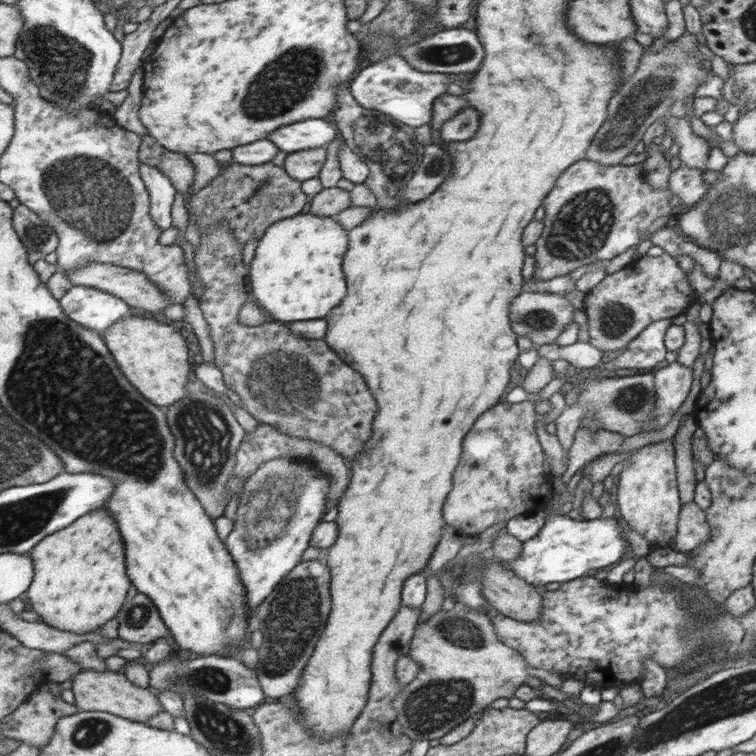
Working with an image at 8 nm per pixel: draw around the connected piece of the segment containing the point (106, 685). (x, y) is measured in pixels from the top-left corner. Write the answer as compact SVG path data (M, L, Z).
M85 669L74 676L71 690L74 693L76 705L81 711L110 712L129 720L147 723L165 710L165 708L161 708L159 696L154 690L137 686L121 672L109 670L97 672Z

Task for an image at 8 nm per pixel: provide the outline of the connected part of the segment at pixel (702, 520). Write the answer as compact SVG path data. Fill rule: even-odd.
M692 500L682 502L679 527L676 529L676 537L672 540L671 548L687 553L696 546L707 543L711 525L708 525L706 520L706 513Z

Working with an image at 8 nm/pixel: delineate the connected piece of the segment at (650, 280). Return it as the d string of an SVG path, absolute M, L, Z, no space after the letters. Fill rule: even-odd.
M641 255L622 269L605 275L599 284L585 292L582 304L588 324L588 343L602 351L622 349L648 324L683 314L694 302L693 291L671 255Z

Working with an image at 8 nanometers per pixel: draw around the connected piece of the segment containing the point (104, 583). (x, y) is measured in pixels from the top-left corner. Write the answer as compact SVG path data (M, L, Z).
M107 508L101 512L90 512L77 519L73 528L55 532L29 553L33 557L36 574L26 592L26 603L42 617L43 622L62 631L95 632L113 620L125 606L131 580L127 576L125 542L115 519Z

